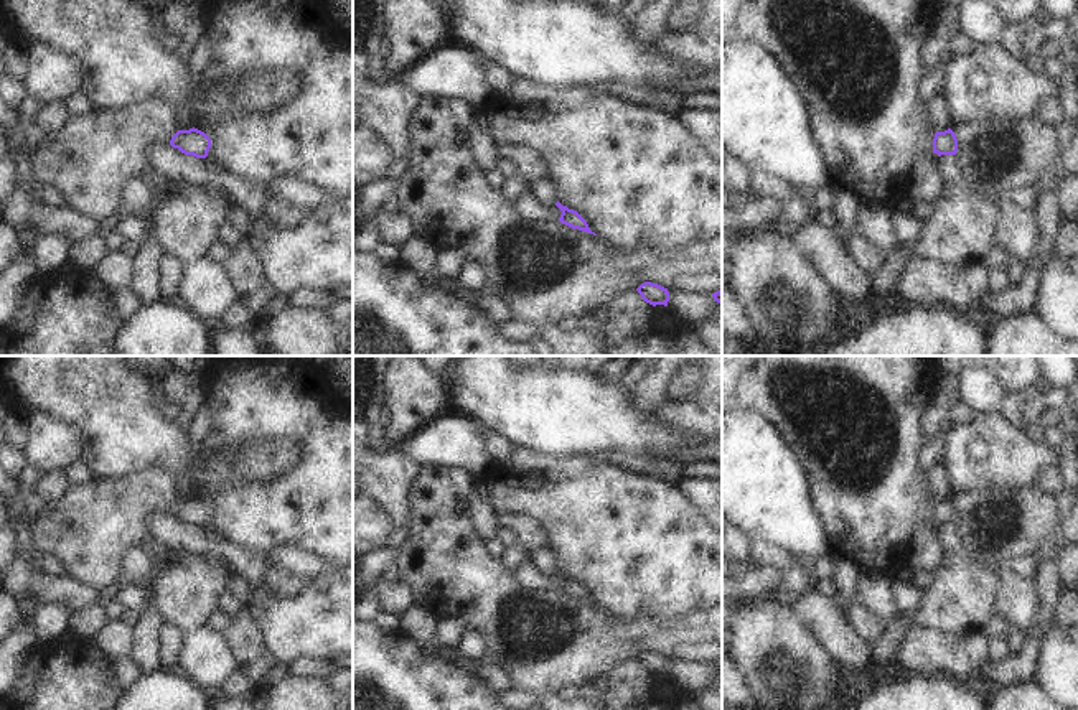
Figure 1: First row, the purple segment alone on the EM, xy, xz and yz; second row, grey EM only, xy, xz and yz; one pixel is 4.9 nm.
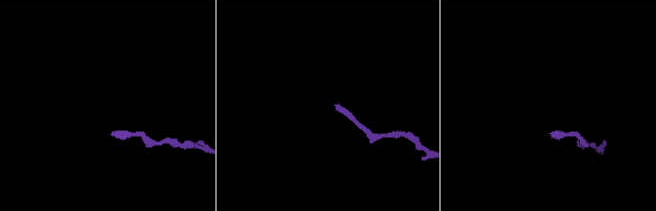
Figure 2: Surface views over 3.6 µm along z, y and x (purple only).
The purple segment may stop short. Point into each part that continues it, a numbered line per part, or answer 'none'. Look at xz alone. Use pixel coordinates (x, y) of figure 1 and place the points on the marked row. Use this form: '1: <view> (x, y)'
1: xz (543, 190).

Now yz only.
1: yz (927, 185).

